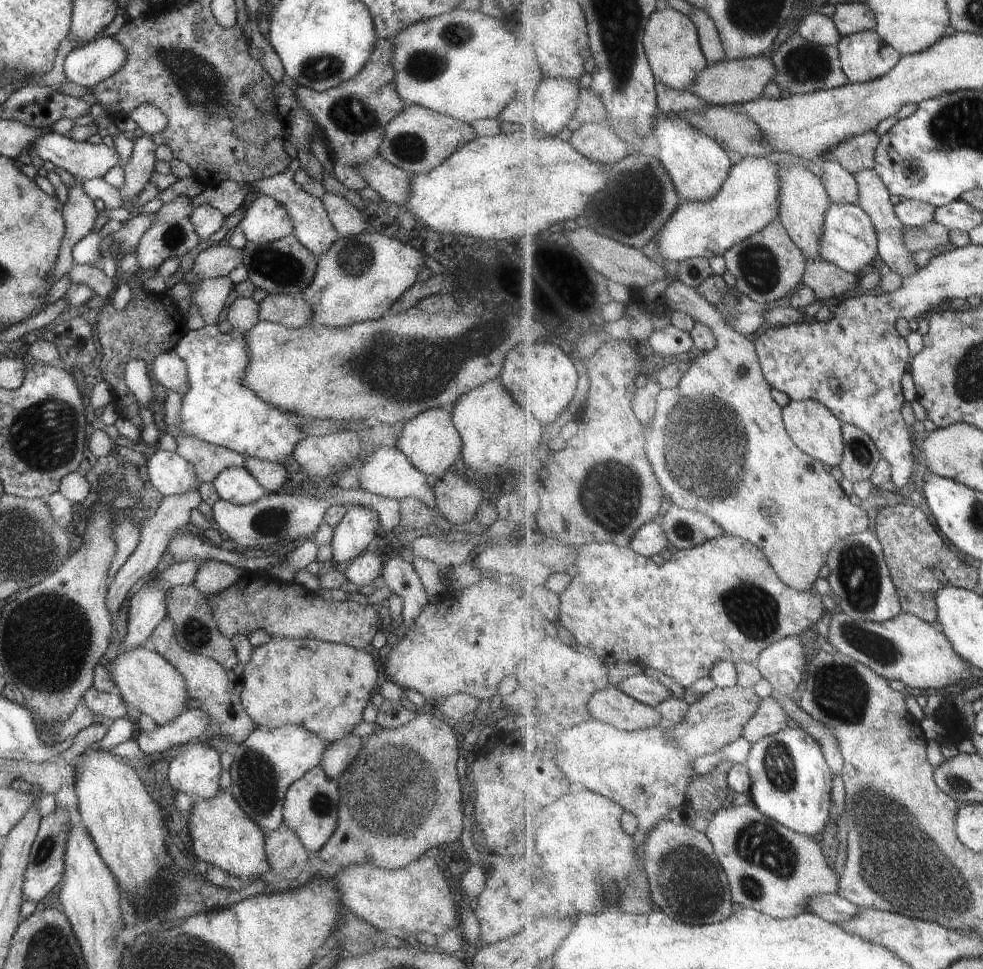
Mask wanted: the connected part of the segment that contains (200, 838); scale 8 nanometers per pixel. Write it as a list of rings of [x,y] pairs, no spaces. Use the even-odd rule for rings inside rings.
[[[219,788],[214,797],[196,800],[189,814],[185,816],[188,816],[189,820],[193,852],[208,866],[220,868],[240,879],[249,878],[250,883],[262,879],[265,876],[263,873],[270,870],[264,853],[265,834],[247,818],[229,792],[221,791]]]

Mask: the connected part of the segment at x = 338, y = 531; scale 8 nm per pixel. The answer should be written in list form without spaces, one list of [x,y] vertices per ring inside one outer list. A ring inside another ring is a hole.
[[[360,505],[345,512],[332,530],[329,544],[332,548],[331,560],[336,567],[343,567],[359,552],[372,547],[373,540],[380,535],[377,513]]]

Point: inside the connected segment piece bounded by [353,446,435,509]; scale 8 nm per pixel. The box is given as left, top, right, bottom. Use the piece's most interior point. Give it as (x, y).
(388, 473)

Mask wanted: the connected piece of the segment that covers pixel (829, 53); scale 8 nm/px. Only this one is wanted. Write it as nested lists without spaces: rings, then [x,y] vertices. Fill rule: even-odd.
[[[799,33],[779,47],[772,61],[777,69],[775,81],[791,95],[804,95],[829,89],[836,89],[850,83],[842,69],[840,52],[835,45],[818,45],[809,42]]]

